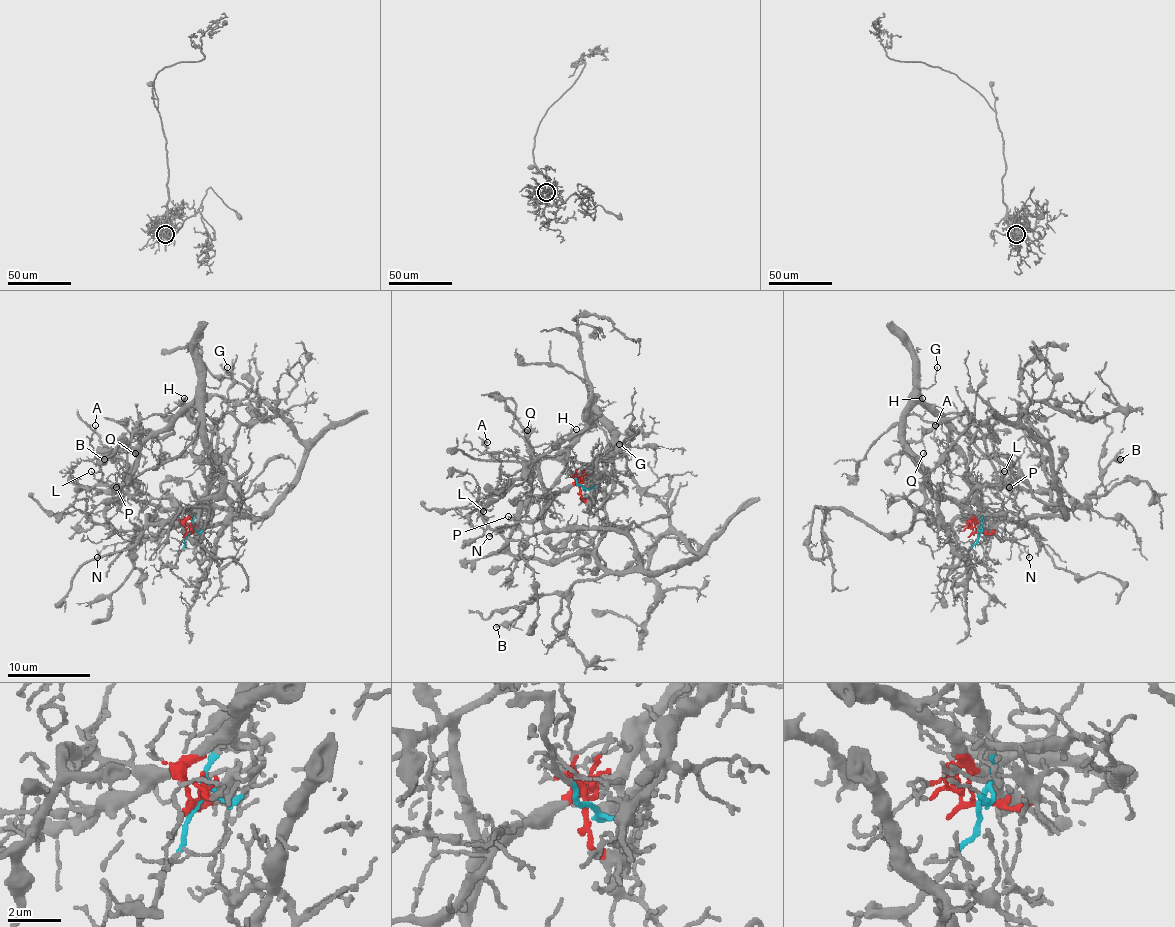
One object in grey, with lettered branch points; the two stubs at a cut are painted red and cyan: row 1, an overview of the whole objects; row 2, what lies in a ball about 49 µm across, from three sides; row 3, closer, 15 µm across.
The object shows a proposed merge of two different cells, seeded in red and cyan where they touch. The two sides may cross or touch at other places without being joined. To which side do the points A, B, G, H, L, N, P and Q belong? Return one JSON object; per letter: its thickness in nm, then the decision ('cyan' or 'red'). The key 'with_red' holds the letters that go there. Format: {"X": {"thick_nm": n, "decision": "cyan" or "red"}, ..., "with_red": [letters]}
{"A": {"thick_nm": 120, "decision": "red"}, "B": {"thick_nm": 220, "decision": "cyan"}, "G": {"thick_nm": 80, "decision": "red"}, "H": {"thick_nm": 160, "decision": "cyan"}, "L": {"thick_nm": 80, "decision": "red"}, "N": {"thick_nm": 150, "decision": "red"}, "P": {"thick_nm": 120, "decision": "red"}, "Q": {"thick_nm": 120, "decision": "cyan"}, "with_red": ["A", "G", "L", "N", "P"]}

